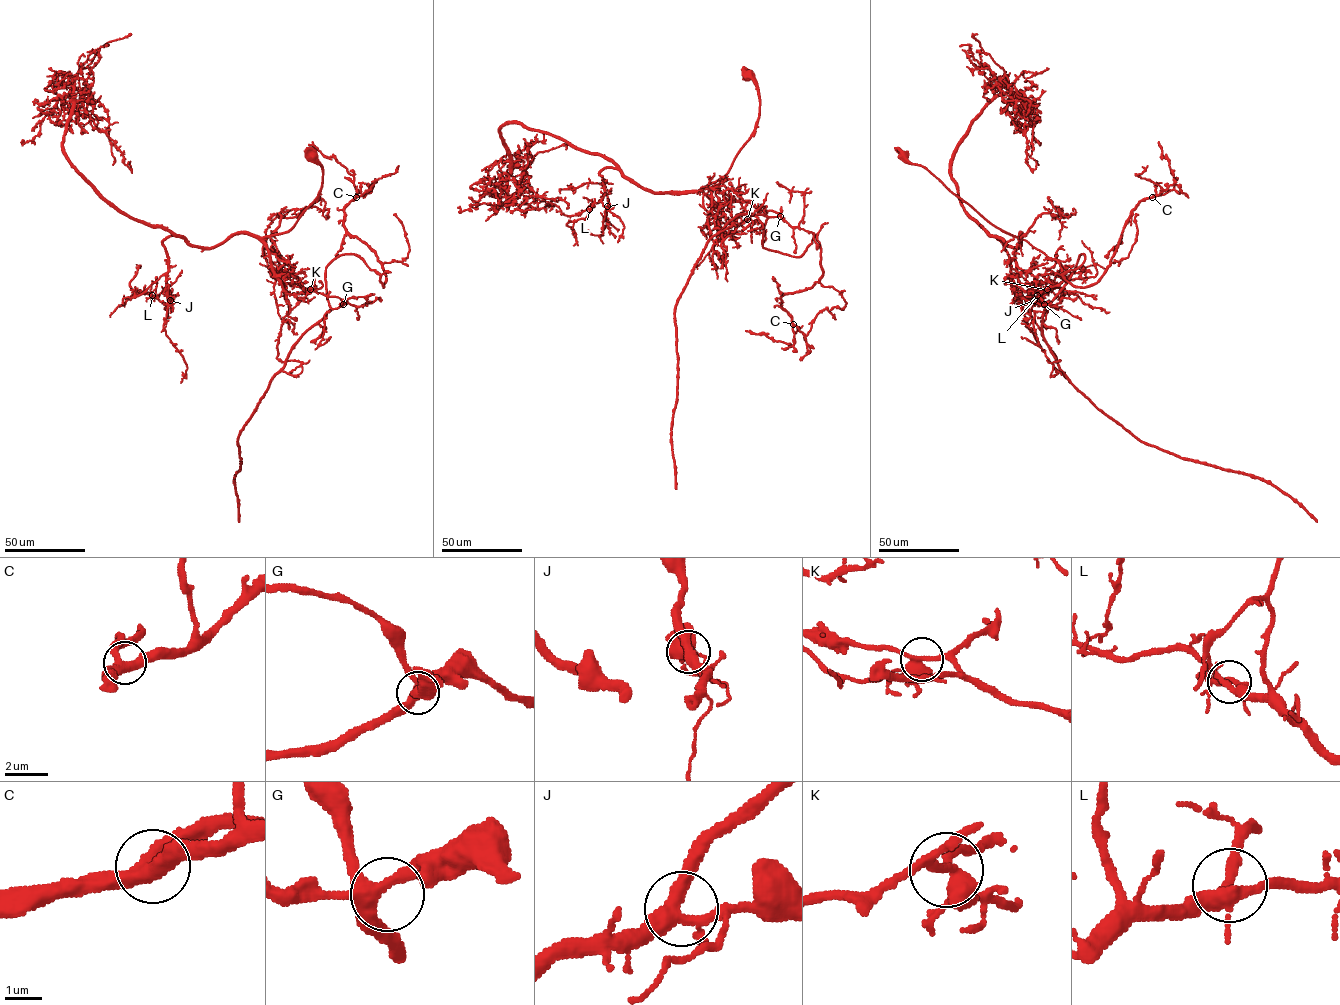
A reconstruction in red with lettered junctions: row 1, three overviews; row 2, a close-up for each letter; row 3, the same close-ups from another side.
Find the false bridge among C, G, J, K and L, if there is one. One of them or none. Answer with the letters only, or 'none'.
K

